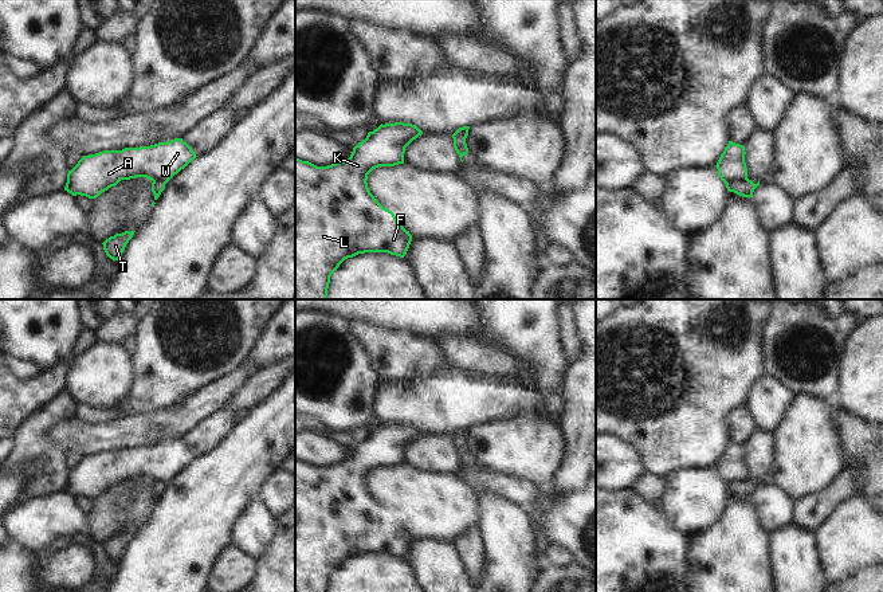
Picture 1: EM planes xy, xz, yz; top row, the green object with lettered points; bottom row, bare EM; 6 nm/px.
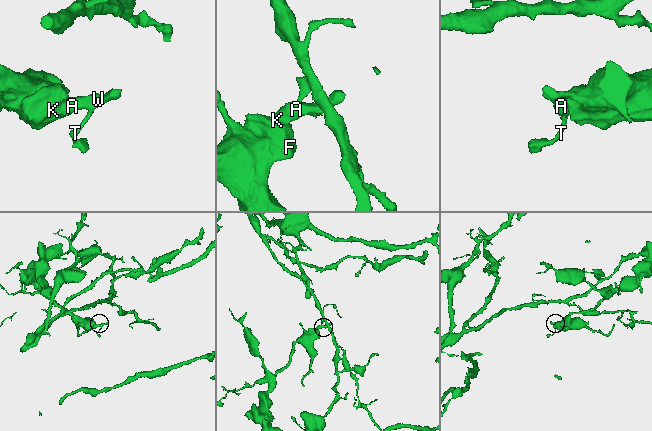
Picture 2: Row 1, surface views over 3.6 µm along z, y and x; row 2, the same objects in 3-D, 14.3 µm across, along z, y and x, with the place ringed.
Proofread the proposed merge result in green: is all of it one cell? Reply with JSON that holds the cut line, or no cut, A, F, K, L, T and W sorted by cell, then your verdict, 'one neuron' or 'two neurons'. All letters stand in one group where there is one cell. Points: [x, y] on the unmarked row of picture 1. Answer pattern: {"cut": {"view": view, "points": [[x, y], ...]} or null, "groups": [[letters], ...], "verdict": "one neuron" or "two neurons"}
{"cut": {"view": "yz", "points": [[748, 479], [737, 479], [726, 485]]}, "groups": [["A", "F", "K", "L", "W"], ["T"]], "verdict": "two neurons"}

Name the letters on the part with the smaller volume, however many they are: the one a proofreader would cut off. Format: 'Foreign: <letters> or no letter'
Foreign: T

